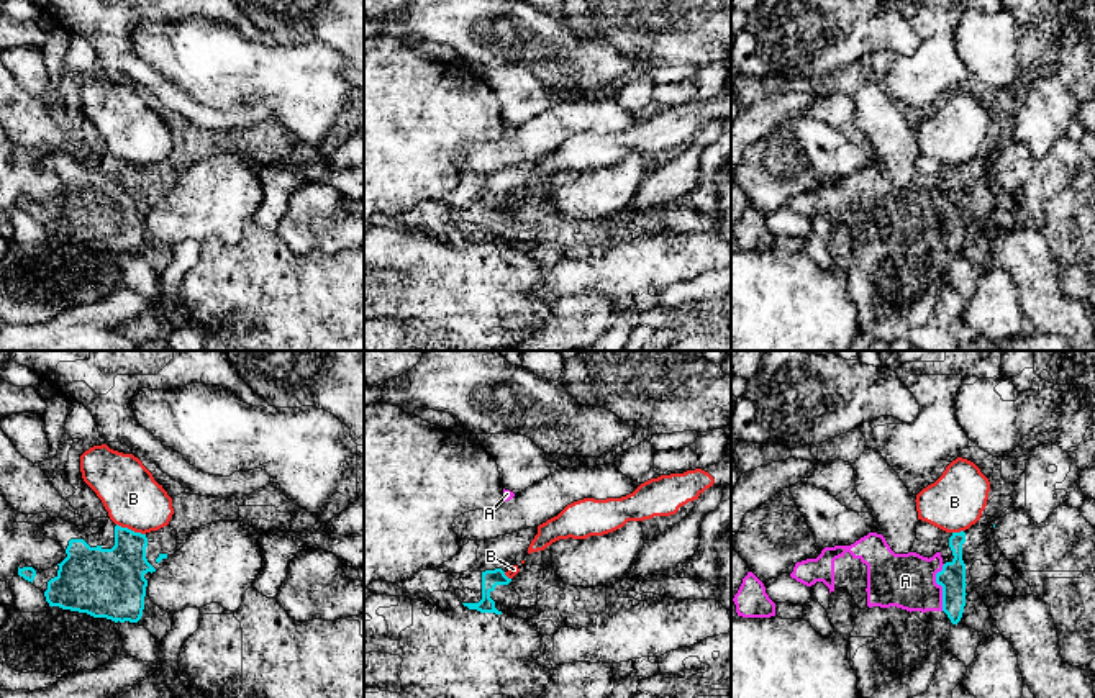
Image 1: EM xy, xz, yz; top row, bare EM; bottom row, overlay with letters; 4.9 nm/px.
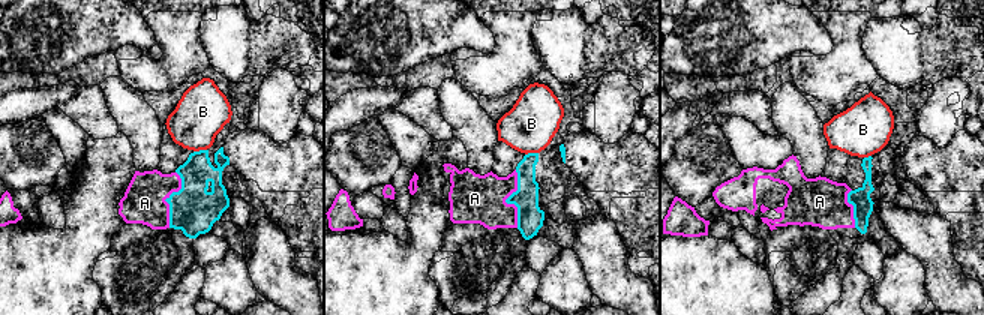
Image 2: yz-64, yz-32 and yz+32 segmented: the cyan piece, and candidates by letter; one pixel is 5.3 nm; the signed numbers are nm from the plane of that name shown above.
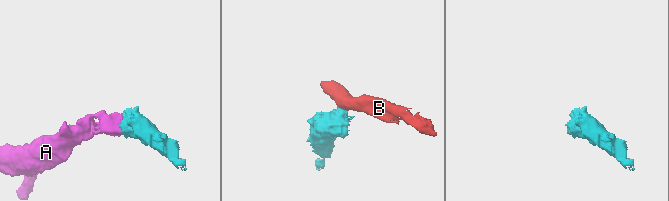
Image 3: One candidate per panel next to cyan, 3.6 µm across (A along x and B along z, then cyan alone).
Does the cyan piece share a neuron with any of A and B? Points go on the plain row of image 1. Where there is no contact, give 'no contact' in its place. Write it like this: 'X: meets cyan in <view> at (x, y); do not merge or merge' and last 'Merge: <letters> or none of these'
A: meets cyan in yz at (941, 218); merge
B: meets cyan in xy at (130, 163); do not merge
Merge: A

